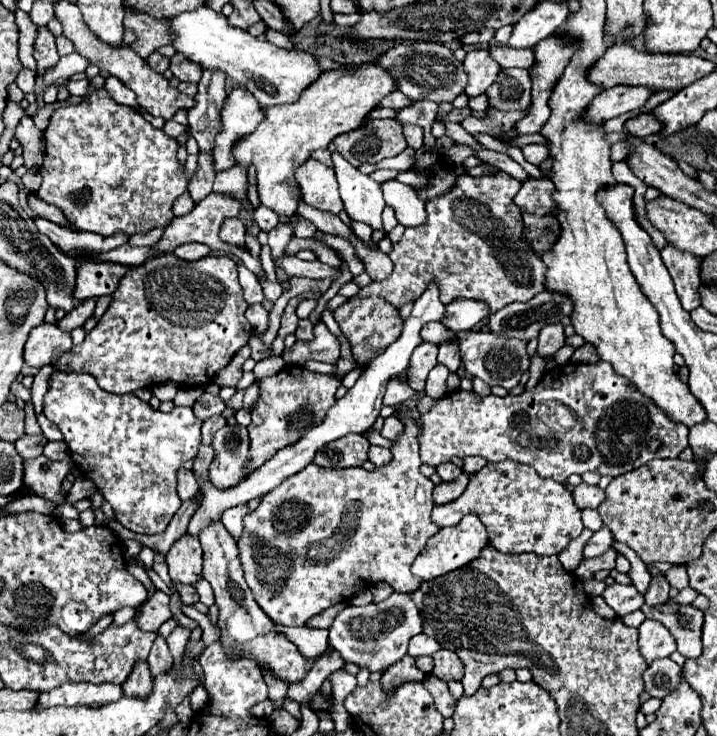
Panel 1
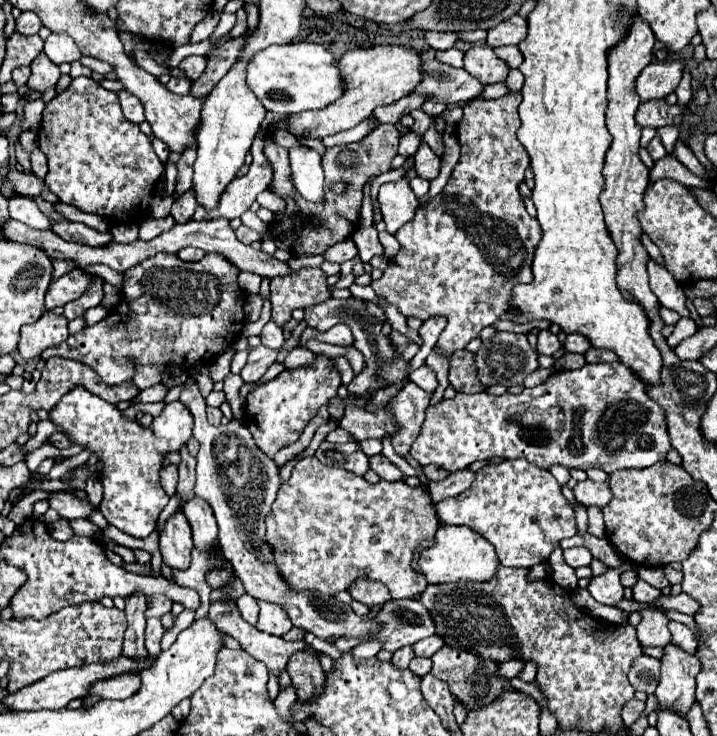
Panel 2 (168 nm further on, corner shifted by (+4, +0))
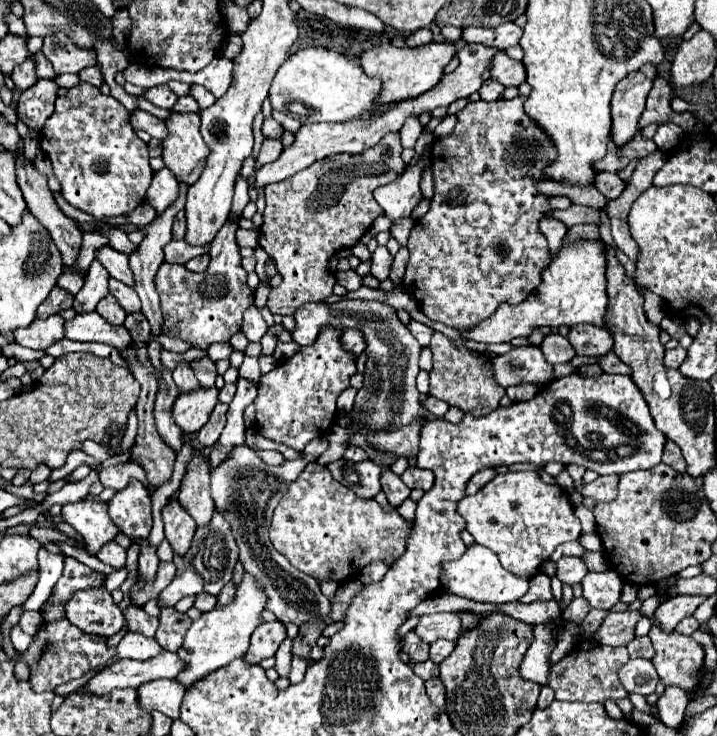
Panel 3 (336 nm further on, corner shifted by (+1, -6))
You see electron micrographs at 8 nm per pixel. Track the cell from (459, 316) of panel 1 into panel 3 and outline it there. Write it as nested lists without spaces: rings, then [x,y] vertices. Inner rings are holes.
[[[410,321],[408,329],[410,329],[410,333],[416,337],[416,341],[420,345],[424,345],[424,347],[430,345],[430,339],[432,339],[432,333],[434,333],[434,329],[430,325],[424,325],[420,321]]]

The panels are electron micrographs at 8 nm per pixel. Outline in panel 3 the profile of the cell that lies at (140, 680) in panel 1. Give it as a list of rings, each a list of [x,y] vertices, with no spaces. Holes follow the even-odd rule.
[[[136,539],[136,543],[142,545],[140,551],[140,579],[142,583],[152,583],[156,579],[156,569],[158,569],[158,557],[156,557],[156,549],[148,545],[146,539]]]

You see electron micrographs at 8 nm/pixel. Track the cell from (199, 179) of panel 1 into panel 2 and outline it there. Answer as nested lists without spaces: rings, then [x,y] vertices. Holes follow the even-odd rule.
[[[187,191],[185,195],[181,195],[173,207],[171,207],[171,217],[175,219],[175,223],[189,223],[193,219],[193,213],[197,209],[197,203],[193,199],[193,191]]]

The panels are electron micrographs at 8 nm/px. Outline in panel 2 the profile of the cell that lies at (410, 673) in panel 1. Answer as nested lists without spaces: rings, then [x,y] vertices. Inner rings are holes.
[[[401,647],[401,649],[397,649],[395,653],[393,653],[393,663],[397,663],[397,667],[401,667],[401,669],[407,669],[407,665],[409,665],[409,661],[415,657],[415,653],[413,653],[413,647]]]

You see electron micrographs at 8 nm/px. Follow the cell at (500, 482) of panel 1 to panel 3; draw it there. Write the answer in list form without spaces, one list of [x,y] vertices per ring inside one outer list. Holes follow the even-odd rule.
[[[538,471],[500,473],[480,493],[460,499],[456,509],[474,541],[498,553],[502,567],[524,579],[534,577],[560,543],[578,539],[582,531],[566,491],[546,485]]]

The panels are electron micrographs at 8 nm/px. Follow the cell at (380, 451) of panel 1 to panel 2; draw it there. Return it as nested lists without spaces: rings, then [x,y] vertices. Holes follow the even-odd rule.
[[[375,455],[375,457],[371,457],[369,459],[369,463],[371,463],[371,469],[381,477],[381,479],[385,479],[385,481],[401,481],[403,479],[403,473],[387,459],[387,457],[383,457],[383,455]]]

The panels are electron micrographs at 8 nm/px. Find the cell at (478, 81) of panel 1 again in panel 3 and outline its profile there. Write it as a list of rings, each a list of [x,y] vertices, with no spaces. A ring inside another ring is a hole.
[[[500,51],[500,53],[496,53],[496,57],[492,57],[490,79],[500,81],[500,85],[504,85],[504,87],[518,87],[520,83],[526,81],[524,65],[522,65],[522,61],[514,61],[506,53]]]

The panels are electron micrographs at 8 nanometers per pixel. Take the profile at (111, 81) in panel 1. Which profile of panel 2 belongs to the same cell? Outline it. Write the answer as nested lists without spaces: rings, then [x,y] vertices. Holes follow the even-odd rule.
[[[121,91],[119,93],[119,103],[123,107],[123,115],[131,121],[131,123],[143,123],[145,121],[145,111],[143,111],[143,105],[141,101],[131,95],[129,91]]]

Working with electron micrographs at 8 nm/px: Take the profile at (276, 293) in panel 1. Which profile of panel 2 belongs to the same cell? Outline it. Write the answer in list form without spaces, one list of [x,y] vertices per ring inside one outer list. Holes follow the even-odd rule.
[[[239,273],[239,287],[247,293],[247,295],[257,295],[259,293],[259,285],[261,285],[261,275],[257,273]]]

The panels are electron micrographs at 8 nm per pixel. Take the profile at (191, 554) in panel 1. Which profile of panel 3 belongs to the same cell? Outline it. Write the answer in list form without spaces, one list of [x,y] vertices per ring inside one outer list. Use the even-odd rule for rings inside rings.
[[[178,501],[168,503],[162,509],[162,519],[164,519],[164,533],[166,533],[166,541],[172,545],[174,553],[186,553],[188,545],[192,543],[194,531],[196,531],[196,523],[194,519],[182,509],[182,505]]]

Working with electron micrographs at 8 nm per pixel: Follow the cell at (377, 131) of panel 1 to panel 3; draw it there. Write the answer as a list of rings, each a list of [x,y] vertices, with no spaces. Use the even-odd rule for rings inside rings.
[[[388,133],[376,143],[374,147],[366,149],[360,155],[334,155],[326,157],[324,161],[312,163],[308,169],[264,187],[266,193],[266,209],[264,209],[264,223],[260,229],[260,247],[276,261],[278,273],[282,275],[282,283],[270,291],[268,307],[274,315],[294,315],[298,307],[308,301],[324,301],[332,295],[332,287],[336,283],[334,273],[328,269],[328,259],[342,249],[354,247],[364,233],[370,231],[372,221],[382,215],[380,205],[376,203],[372,191],[380,185],[396,181],[404,173],[404,161],[400,157],[402,145],[398,133]]]

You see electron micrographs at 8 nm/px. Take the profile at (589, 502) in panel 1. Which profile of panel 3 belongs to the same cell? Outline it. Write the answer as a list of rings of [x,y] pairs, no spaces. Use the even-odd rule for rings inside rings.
[[[608,475],[608,477],[598,477],[594,483],[582,485],[580,493],[584,499],[594,499],[596,503],[608,503],[614,501],[618,495],[618,479],[616,475]]]

